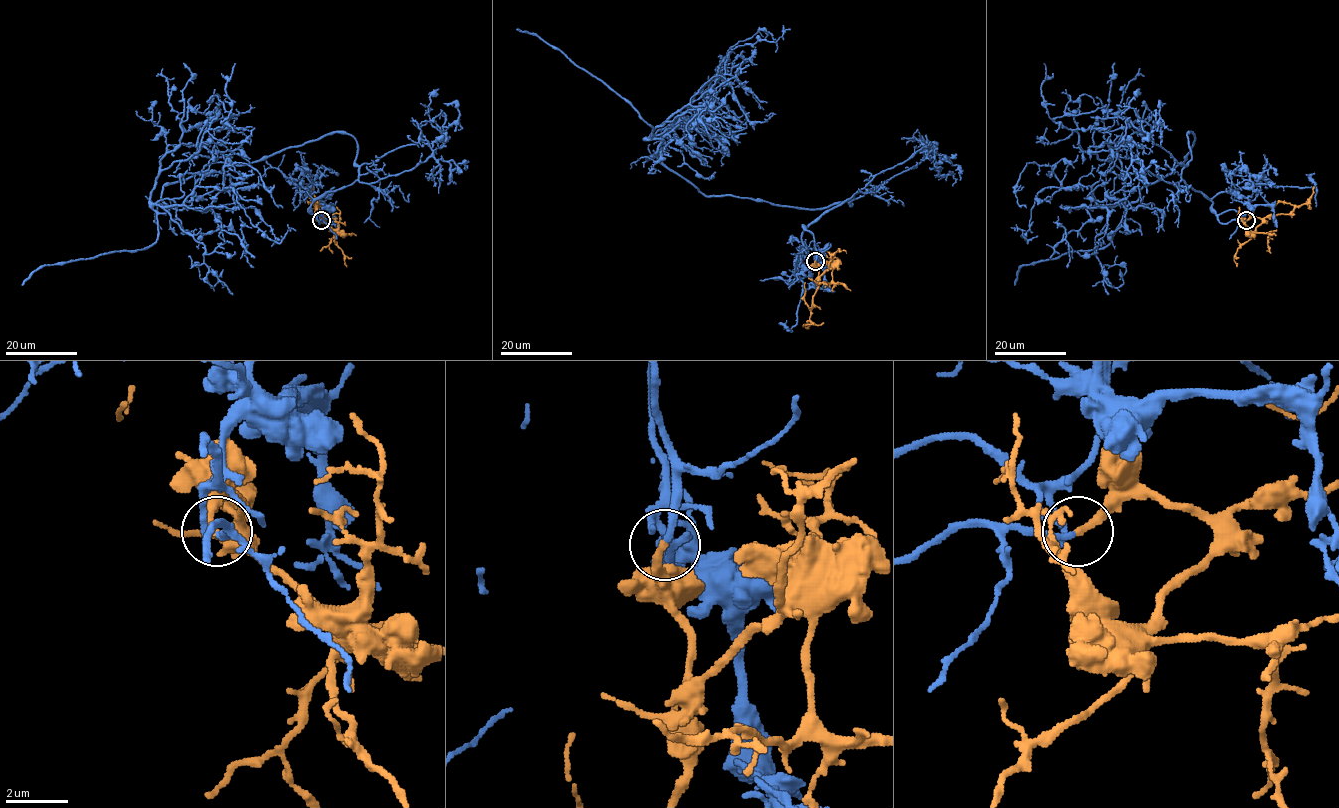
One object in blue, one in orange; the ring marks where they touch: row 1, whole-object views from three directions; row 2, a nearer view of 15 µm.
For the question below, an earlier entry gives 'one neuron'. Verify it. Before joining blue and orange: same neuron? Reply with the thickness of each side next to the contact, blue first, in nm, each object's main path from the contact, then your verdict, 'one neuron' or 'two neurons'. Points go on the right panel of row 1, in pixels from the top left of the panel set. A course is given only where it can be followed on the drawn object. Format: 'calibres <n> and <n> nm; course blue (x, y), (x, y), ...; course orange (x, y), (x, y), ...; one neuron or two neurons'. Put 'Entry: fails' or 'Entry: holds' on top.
Entry: holds
calibres 180 and 260 nm; course blue (1245, 220), (1181, 178), (1189, 132), (1182, 164), (1125, 212), (1122, 172), (1053, 120), (1069, 95), (1097, 102); course orange (1246, 220), (1252, 217), (1264, 219), (1290, 214), (1294, 207), (1282, 202), (1272, 207), (1268, 205); one neuron

